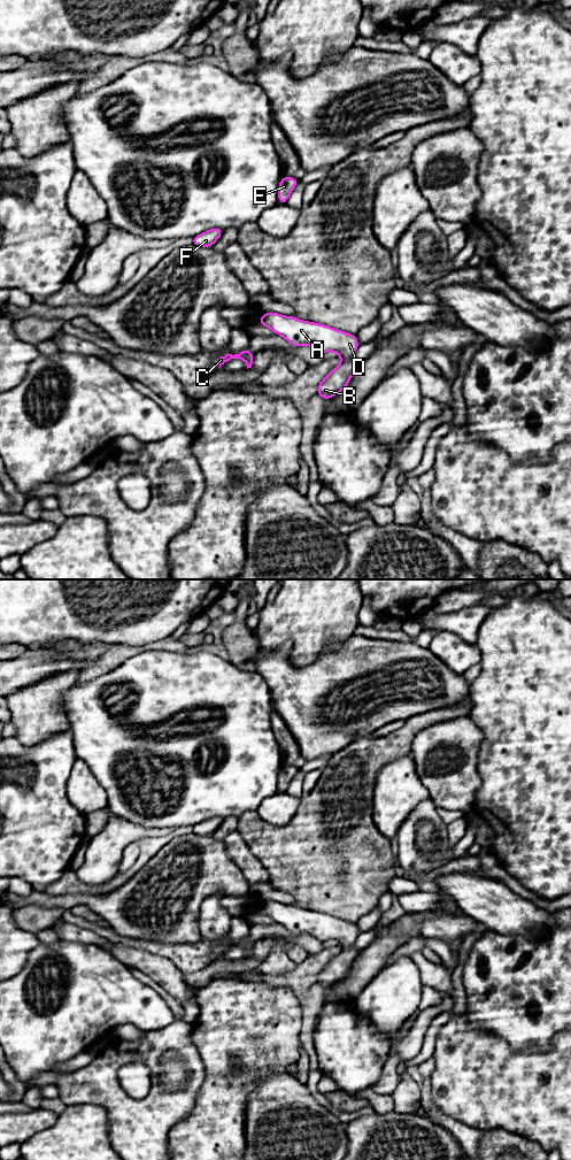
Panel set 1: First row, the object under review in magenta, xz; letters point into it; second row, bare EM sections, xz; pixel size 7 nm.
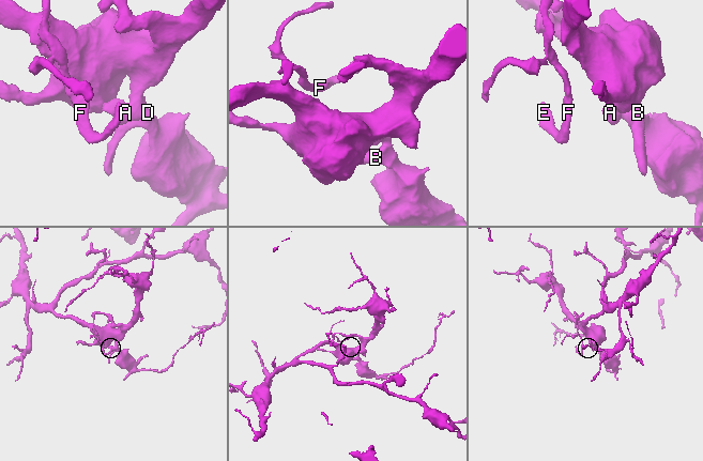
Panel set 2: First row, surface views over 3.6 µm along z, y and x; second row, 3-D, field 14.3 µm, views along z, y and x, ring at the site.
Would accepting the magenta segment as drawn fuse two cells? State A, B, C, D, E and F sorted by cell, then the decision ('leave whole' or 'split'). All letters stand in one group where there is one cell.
A B C D E F; leave whole

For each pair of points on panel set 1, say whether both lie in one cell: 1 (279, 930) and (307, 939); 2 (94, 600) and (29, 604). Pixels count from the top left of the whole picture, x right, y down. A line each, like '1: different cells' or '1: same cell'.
1: same cell
2: same cell

